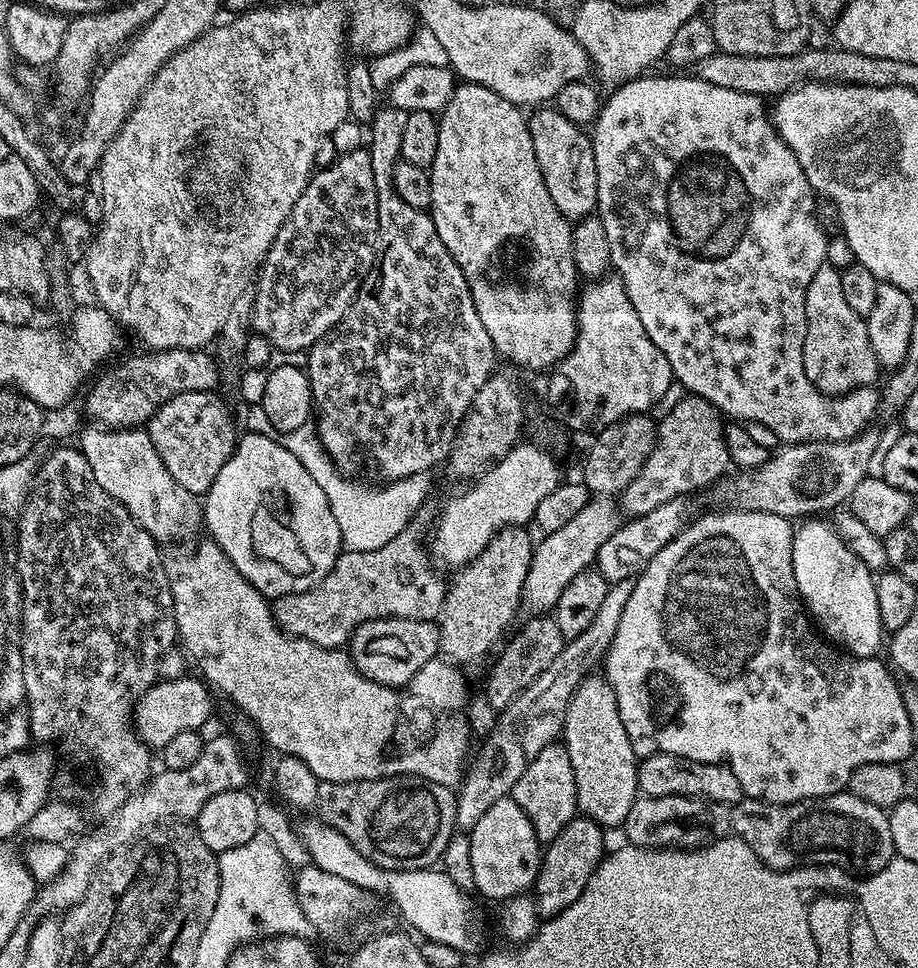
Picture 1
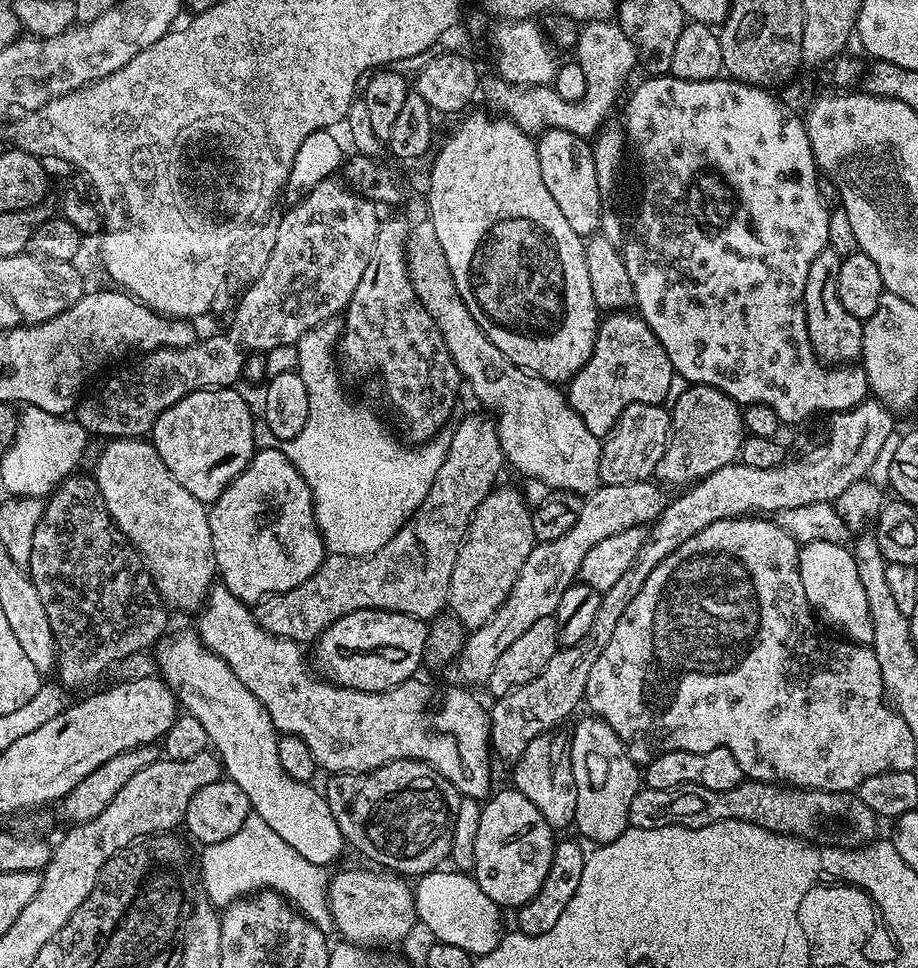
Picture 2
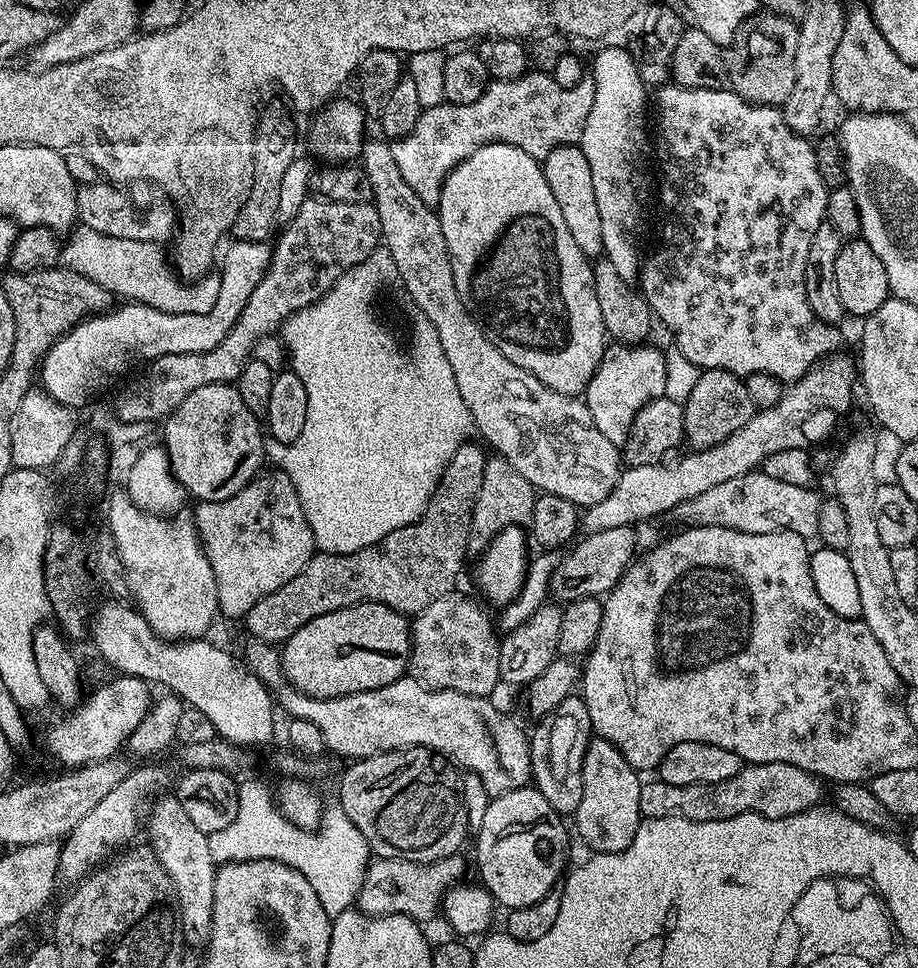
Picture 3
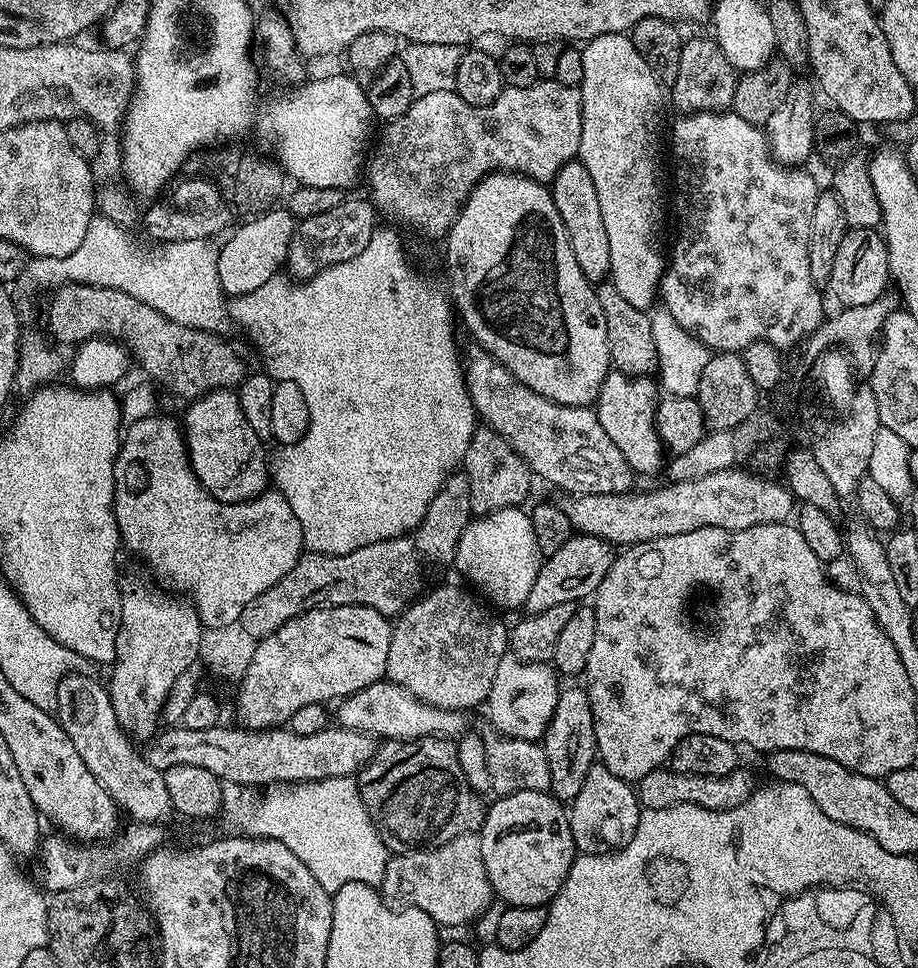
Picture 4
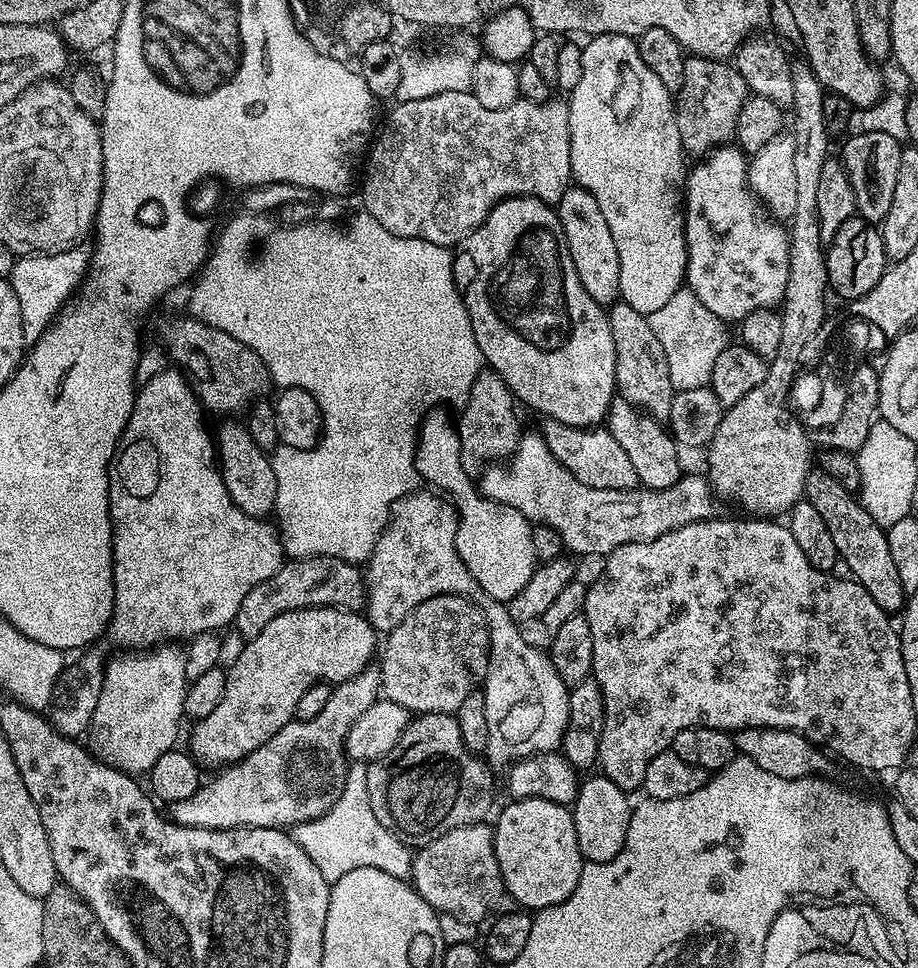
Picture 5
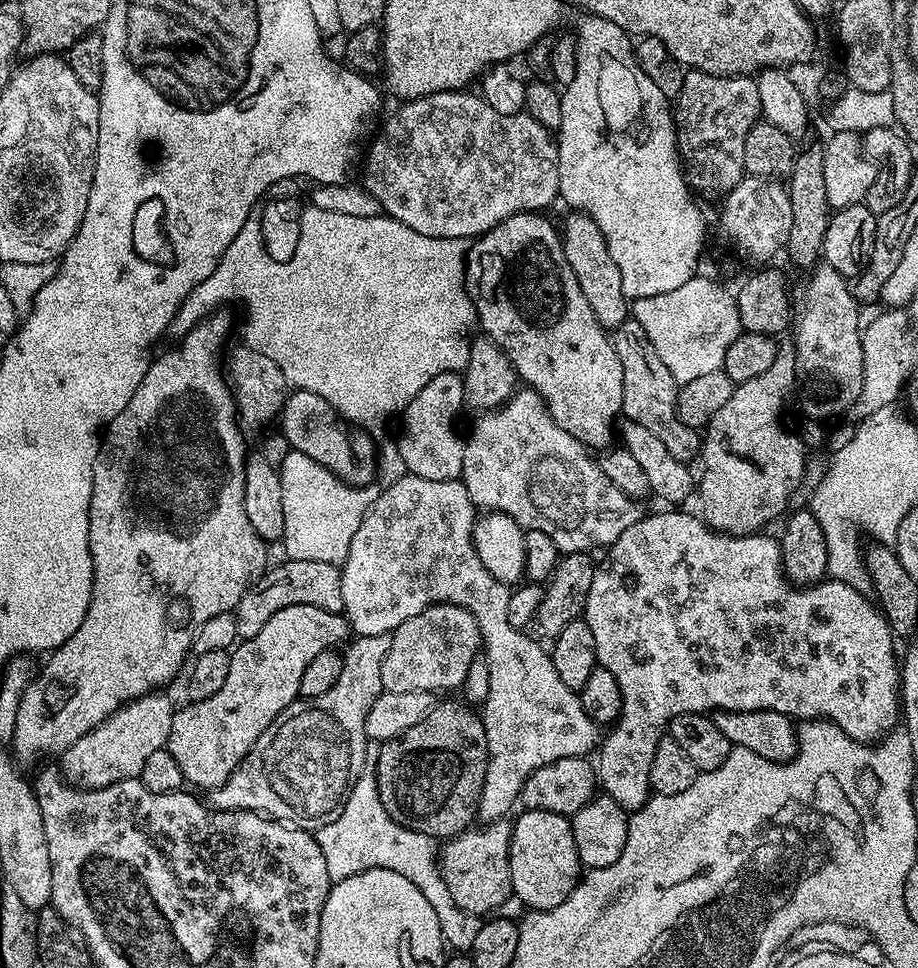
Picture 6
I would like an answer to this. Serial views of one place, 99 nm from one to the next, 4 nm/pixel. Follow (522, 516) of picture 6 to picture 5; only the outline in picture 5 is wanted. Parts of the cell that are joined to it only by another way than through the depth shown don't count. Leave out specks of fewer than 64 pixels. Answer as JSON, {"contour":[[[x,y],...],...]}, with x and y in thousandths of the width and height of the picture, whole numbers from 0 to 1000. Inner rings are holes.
{"contour":[[[588,448],[568,449],[566,460],[551,482],[553,488],[548,488],[545,481],[528,483],[521,496],[522,509],[529,515],[568,528],[581,542],[594,541],[608,548],[615,567],[632,574],[658,576],[679,562],[711,558],[739,543],[757,537],[773,537],[781,532],[782,517],[770,491],[745,490],[729,504],[694,502],[682,508],[638,502],[599,469]]]}

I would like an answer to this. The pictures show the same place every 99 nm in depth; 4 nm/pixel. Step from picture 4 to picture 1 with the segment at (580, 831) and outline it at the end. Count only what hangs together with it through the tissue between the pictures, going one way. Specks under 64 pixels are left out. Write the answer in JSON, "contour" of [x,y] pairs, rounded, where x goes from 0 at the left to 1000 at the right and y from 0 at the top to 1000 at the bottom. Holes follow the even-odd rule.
{"contour":[[[641,697],[625,713],[617,730],[612,768],[621,779],[621,791],[625,791],[629,836],[659,857],[674,856],[682,841],[686,841],[686,833],[691,833],[695,824],[695,782],[686,771],[686,762],[682,762],[678,744],[673,742],[669,713],[657,697]]]}

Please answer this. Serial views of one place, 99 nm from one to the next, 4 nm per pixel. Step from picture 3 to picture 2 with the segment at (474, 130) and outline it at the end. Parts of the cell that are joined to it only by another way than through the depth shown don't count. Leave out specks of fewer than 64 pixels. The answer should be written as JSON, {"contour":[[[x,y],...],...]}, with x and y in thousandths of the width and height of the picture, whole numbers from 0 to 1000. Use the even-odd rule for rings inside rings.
{"contour":[[[647,21],[637,24],[632,30],[632,38],[627,44],[632,58],[630,64],[638,76],[638,97],[633,103],[617,105],[608,101],[605,90],[589,89],[573,91],[570,87],[557,87],[544,81],[528,86],[525,91],[525,103],[537,117],[548,118],[560,125],[570,136],[587,138],[595,132],[621,134],[621,138],[630,138],[645,143],[659,131],[662,118],[671,105],[671,98],[680,87],[680,82],[694,69],[693,49],[686,43],[684,36],[675,29],[674,24],[662,21]]]}

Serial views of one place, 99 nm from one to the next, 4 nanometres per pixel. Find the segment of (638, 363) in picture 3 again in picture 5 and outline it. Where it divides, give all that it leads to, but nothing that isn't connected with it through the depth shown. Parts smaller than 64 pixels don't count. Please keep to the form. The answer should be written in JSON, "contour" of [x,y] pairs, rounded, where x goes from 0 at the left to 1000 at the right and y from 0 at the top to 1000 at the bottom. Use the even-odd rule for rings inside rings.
{"contour":[[[671,411],[662,421],[660,441],[669,452],[669,457],[673,457],[673,461],[678,461],[679,467],[685,471],[694,497],[700,503],[729,504],[740,498],[743,491],[743,485],[741,485],[742,464],[733,454],[731,445],[714,430],[697,425],[686,415]]]}

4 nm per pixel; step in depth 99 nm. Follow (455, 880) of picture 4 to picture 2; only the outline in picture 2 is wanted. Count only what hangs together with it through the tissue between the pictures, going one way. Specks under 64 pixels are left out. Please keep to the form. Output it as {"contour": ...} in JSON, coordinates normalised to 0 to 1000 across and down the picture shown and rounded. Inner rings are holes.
{"contour":[[[379,897],[361,906],[357,910],[357,935],[362,945],[363,960],[371,963],[374,970],[380,975],[393,977],[414,977],[410,975],[427,975],[439,967],[449,963],[449,958],[454,958],[453,932],[451,917],[441,906],[428,903],[422,899],[406,899],[401,897]]]}

